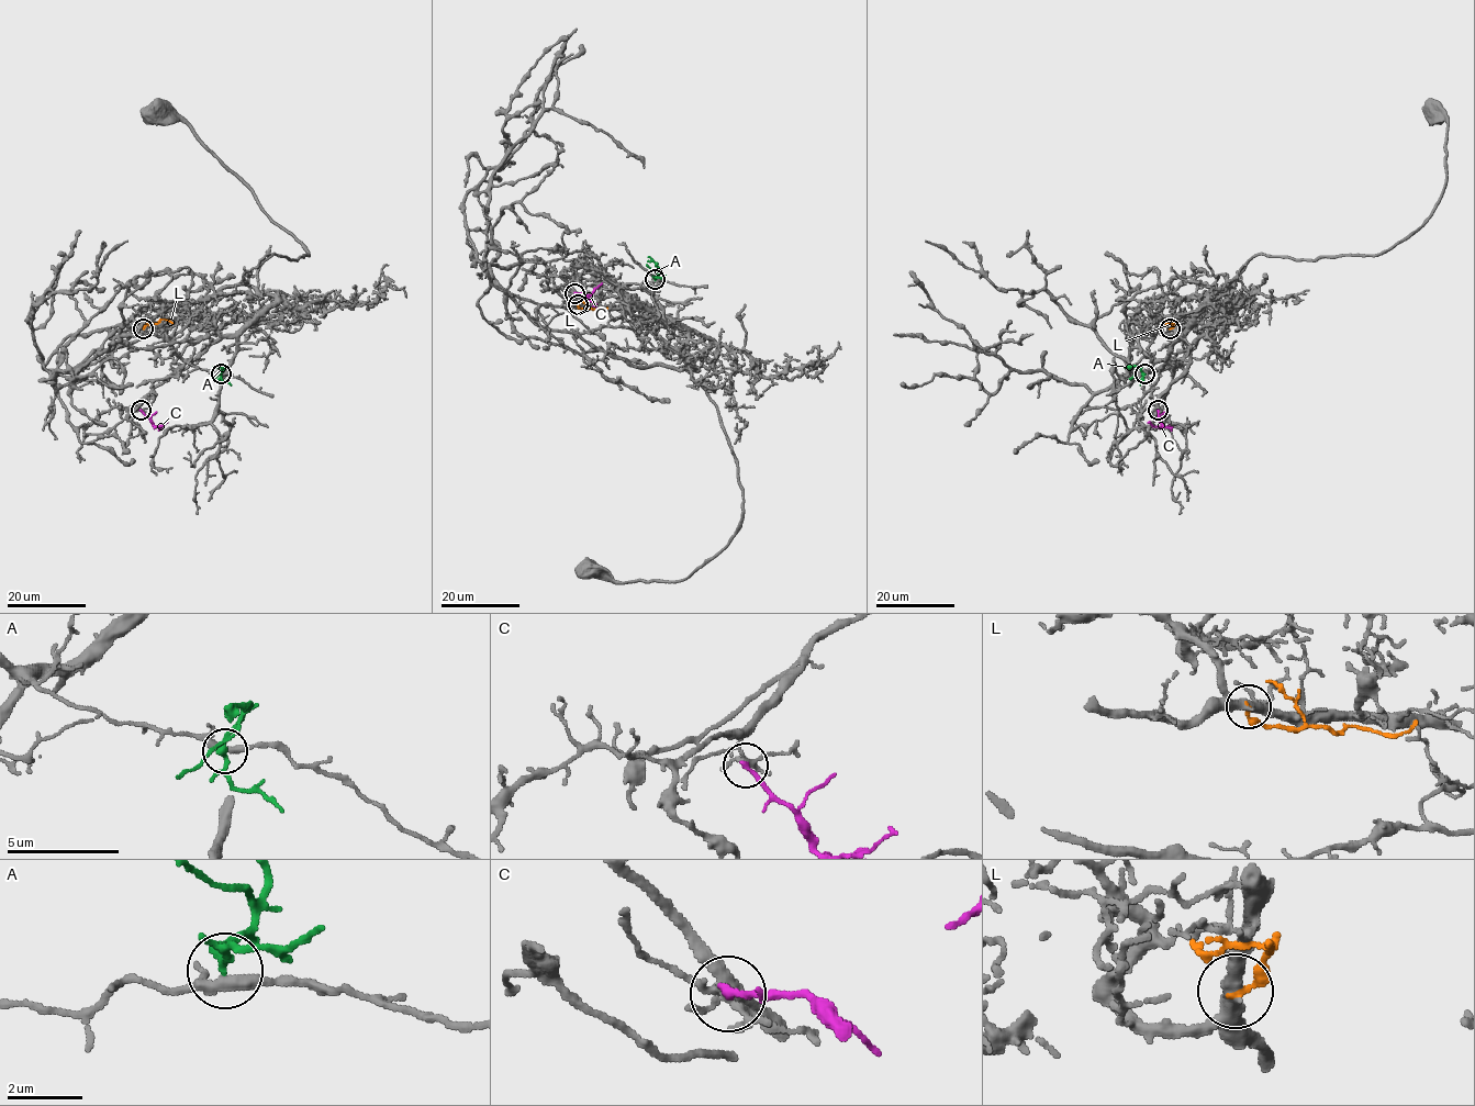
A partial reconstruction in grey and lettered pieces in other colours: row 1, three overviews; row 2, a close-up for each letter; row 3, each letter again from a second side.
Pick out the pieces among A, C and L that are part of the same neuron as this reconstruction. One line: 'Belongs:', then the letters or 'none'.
Belongs: none

